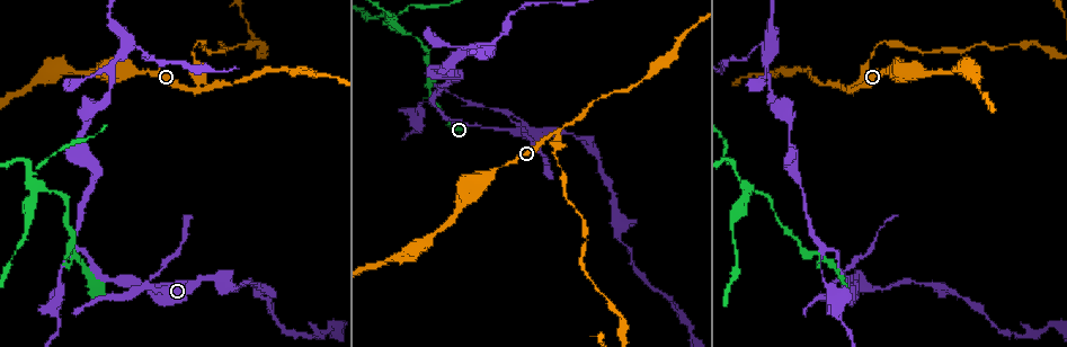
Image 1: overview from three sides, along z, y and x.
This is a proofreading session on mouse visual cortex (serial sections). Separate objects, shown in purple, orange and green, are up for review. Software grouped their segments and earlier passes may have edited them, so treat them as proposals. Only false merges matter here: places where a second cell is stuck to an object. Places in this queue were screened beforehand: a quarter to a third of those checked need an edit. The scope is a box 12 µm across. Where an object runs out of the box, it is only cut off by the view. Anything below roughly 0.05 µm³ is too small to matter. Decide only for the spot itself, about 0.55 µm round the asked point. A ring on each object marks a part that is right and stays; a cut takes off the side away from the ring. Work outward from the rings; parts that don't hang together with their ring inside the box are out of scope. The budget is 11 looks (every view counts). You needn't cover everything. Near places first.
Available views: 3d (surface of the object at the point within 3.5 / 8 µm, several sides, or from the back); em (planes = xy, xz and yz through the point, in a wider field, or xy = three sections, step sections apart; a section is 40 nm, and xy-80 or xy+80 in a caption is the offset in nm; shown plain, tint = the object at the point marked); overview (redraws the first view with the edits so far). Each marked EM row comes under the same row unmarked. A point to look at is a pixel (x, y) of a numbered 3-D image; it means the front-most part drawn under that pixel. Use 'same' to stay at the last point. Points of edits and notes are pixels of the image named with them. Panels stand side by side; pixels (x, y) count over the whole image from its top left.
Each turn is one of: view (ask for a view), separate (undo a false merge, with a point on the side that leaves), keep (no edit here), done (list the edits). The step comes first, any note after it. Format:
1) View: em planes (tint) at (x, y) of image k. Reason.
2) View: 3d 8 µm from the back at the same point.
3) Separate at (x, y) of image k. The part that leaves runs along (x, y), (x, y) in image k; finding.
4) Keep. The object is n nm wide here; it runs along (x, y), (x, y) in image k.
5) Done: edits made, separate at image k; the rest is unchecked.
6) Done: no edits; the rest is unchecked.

View: 3d 8 µm from the back at (510, 114) of image 1. Branch point.

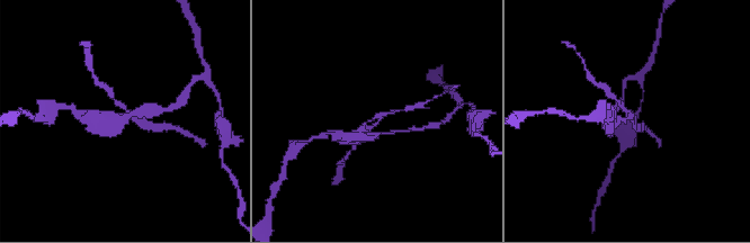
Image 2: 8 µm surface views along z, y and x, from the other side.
View: em xy step 1 (tint) at (629, 118) of image 2. 3 arms meet here; the arms are 150, 150, 350 nm wide; now the EM.

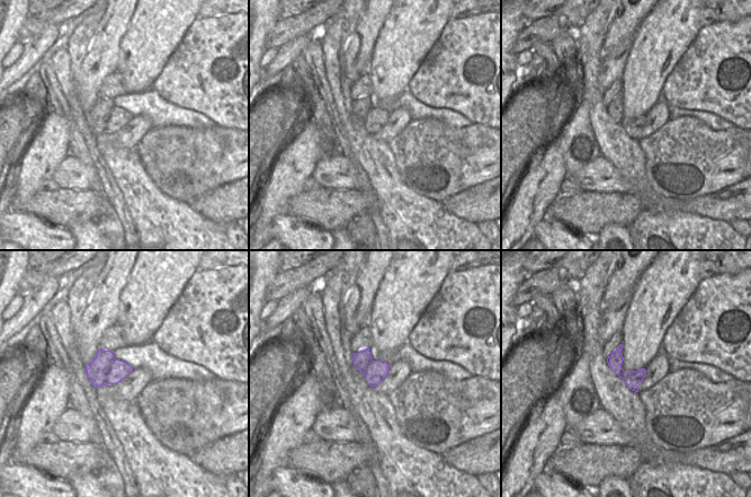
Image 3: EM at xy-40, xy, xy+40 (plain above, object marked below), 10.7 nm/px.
Keep. The object is 240 nm wide here; one cell here.

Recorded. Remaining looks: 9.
View: 3d 3.5 µm from the back at (437, 107) of image 1. Thick turns thin.

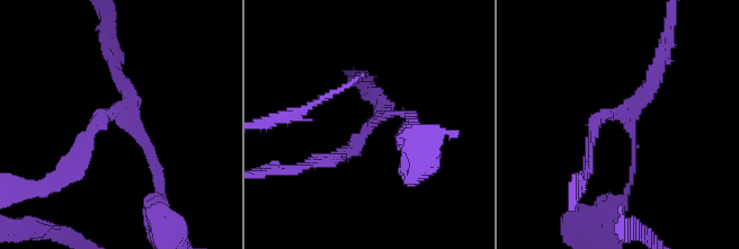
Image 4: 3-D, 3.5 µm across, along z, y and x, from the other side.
View: em xy step 2 (tint) at (119, 111) of image 4. 3 arms meet here; the arms are 100, 150, 200 nm wide; shape alone is not enough.

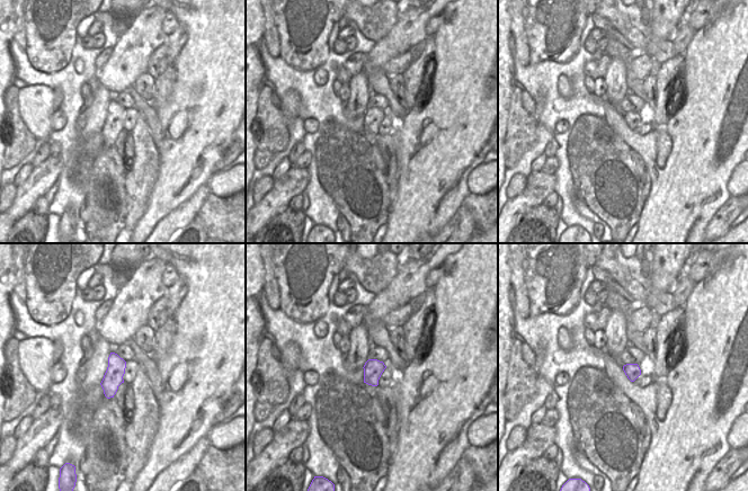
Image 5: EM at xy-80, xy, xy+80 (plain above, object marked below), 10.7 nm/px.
Keep. It runs along (588, 152), (597, 121), (629, 110), (664, 55) in image 4; all the same cell.

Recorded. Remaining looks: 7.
View: 3d 3.5 µm at (195, 91) of image 1. Three arms meet.

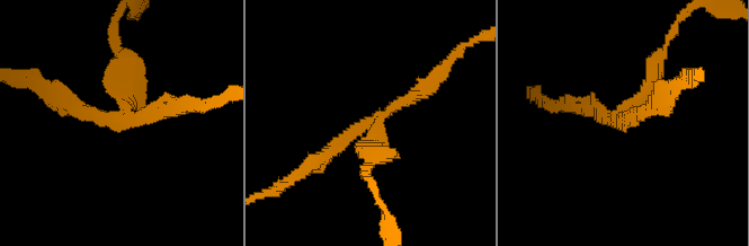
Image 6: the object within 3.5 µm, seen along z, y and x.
View: em planes (tint) at (619, 116) of image 6. 3 arms meet here; the arms are 200, 250, 250 nm wide.

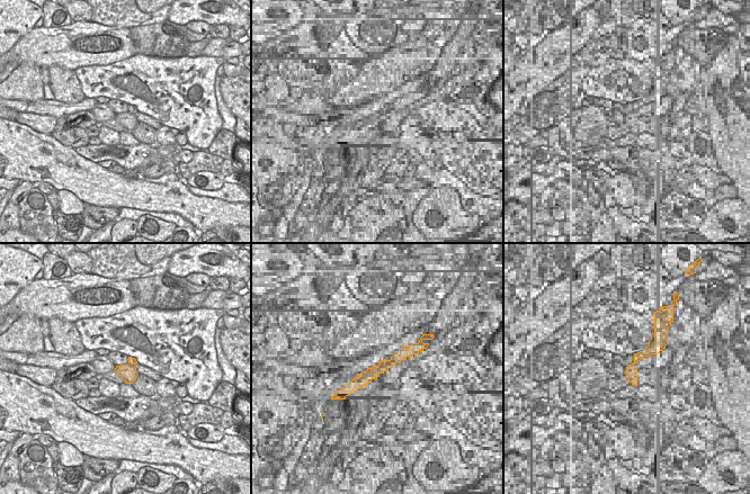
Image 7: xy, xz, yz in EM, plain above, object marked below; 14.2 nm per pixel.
Separate at (117, 75) of image 6. A border runs along (127, 364), (134, 367) in image 7; two cells meet here.

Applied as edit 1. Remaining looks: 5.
View: 3d 3.5 µm at (41, 189) of image 1.

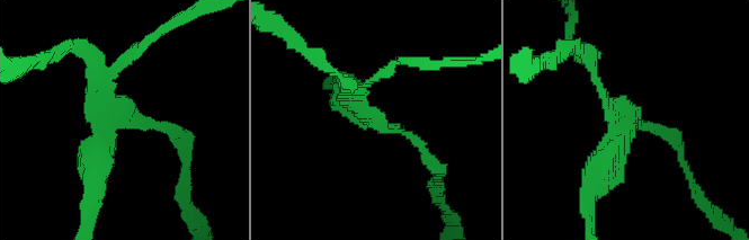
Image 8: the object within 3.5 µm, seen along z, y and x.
View: em planes (tint) at (375, 119) of image 8. 3 arms meet here; the arms are 100, 150, 350 nm wide; shape alone is not enough.

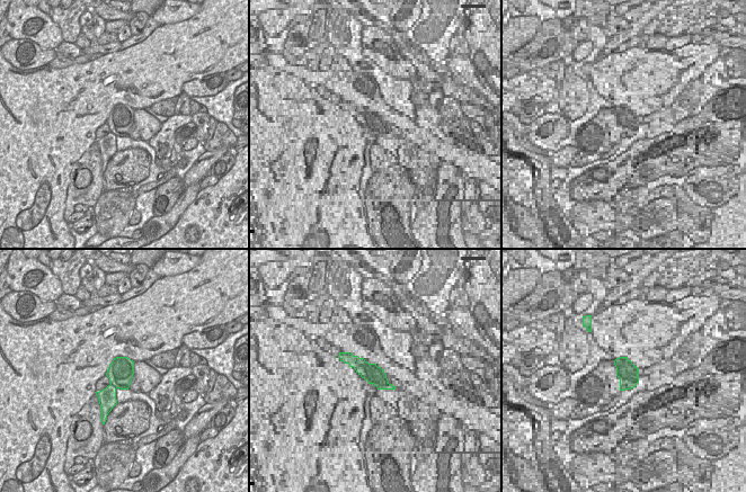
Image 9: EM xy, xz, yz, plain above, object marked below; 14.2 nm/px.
View: em xy step 5 (tint) at the same point. Another direction.

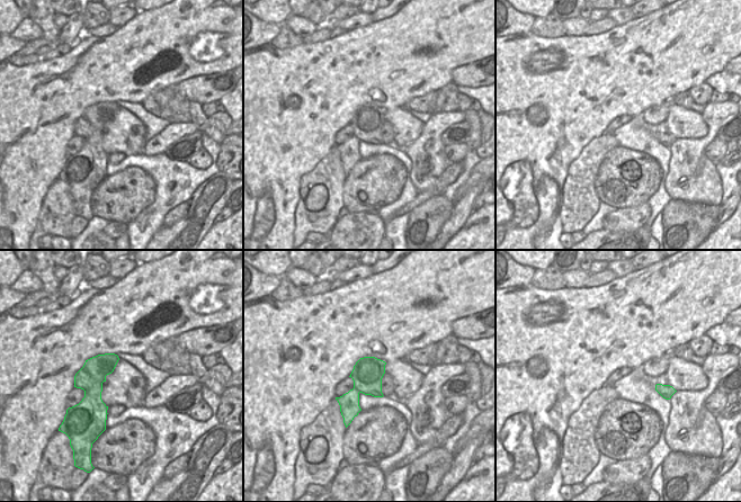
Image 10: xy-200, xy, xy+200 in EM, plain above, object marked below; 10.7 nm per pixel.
Separate at (606, 159) of image 8. The part that leaves runs along (629, 127), (591, 179), (588, 224) in image 8; a second cell is stuck on.

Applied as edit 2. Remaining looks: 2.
View: 3d 3.5 µm at (223, 279) of image 1. Sudden change in width.

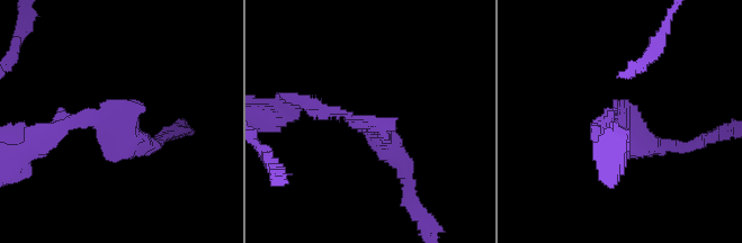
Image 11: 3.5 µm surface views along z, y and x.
View: em xy step 1 (tint) at (626, 126) of image 11.

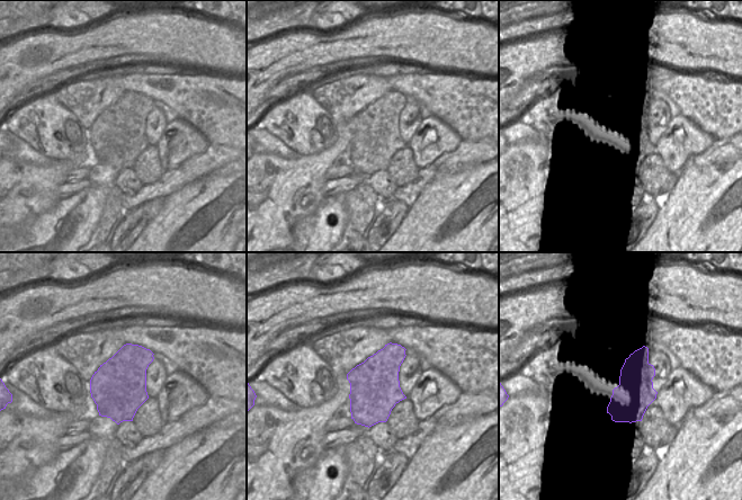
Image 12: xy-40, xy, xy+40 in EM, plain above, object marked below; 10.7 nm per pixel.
Keep. The object is 550 nm wide here; it runs along (302, 105), (374, 125), (405, 173) in image 11; continuous, no second cell.

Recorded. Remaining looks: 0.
Done: edits made, separate at image 6, separate at image 8; the rest is unchecked.

